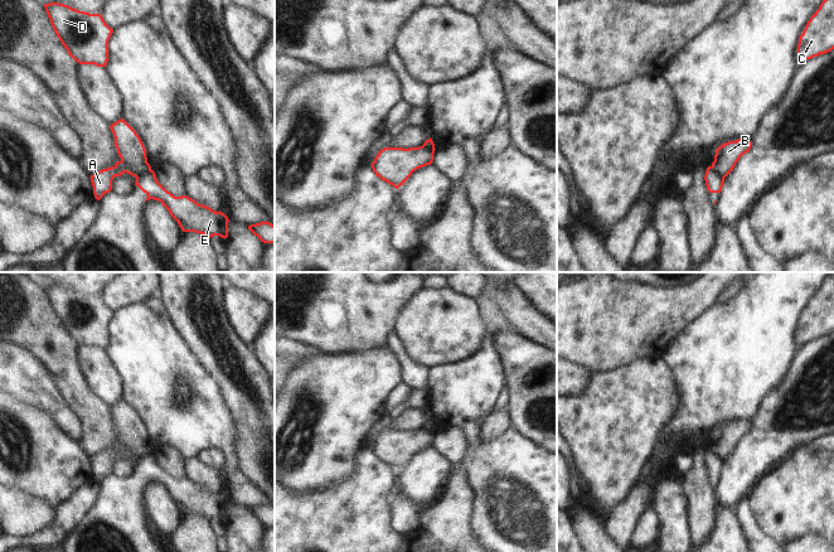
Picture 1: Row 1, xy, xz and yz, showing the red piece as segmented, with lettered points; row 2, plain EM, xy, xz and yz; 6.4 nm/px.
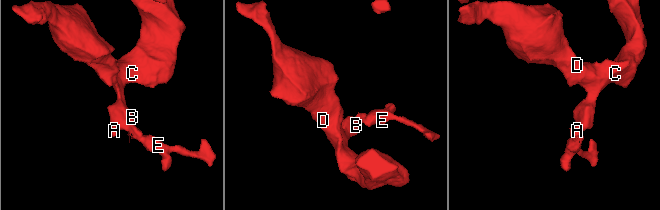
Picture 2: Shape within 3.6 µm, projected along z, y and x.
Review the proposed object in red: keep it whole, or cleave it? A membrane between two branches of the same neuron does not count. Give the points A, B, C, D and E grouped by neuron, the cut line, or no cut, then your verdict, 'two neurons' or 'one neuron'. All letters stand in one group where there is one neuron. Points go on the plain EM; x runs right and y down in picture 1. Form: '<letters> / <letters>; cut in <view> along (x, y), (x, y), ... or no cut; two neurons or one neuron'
A B C D / E; cut in xy along (150, 451), (145, 453), (136, 461); two neurons

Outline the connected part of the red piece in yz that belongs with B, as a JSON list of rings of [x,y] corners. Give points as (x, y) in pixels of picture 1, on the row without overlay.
[[[741,421],[718,428],[712,451],[722,460],[726,460],[733,452],[740,440],[750,434],[751,428],[752,423]]]

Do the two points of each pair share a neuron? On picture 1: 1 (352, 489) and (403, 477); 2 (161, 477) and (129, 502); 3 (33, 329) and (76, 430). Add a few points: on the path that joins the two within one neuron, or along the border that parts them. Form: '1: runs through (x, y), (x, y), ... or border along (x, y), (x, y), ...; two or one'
1: border along (394, 471), (396, 479); two
2: runs through (151, 477), (145, 477), (130, 492); one
3: border along (34, 356), (48, 369), (67, 405); two

